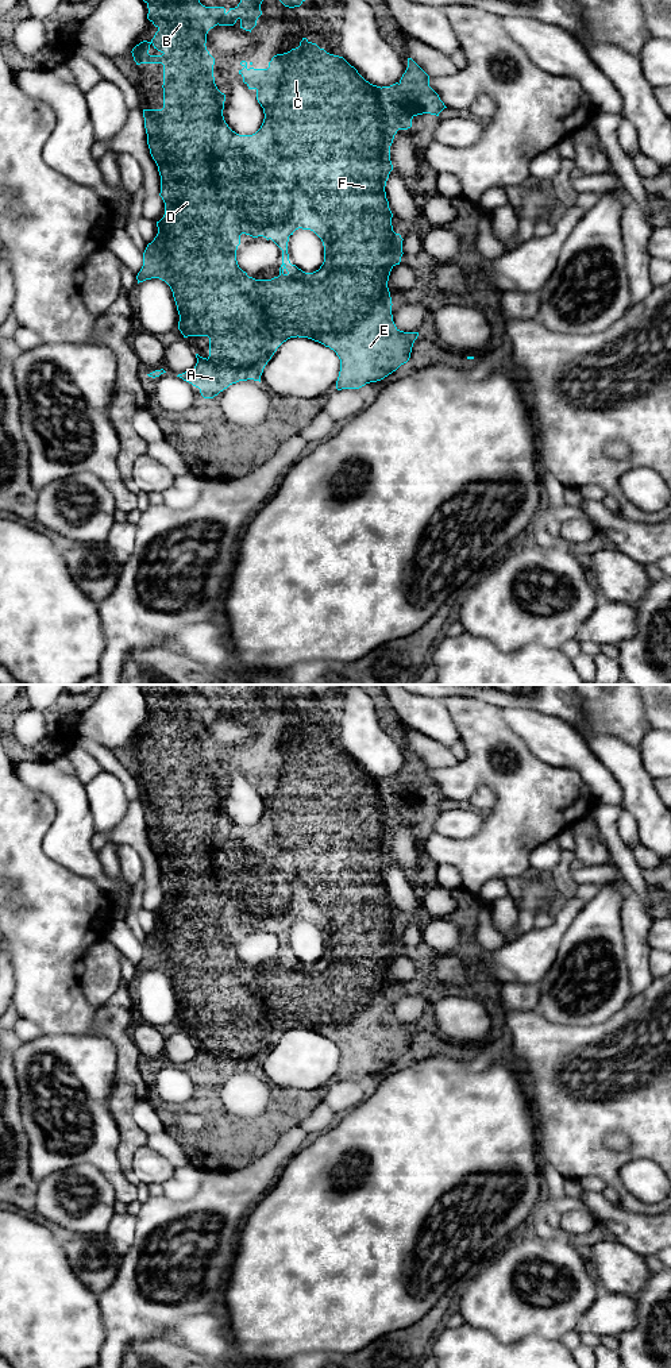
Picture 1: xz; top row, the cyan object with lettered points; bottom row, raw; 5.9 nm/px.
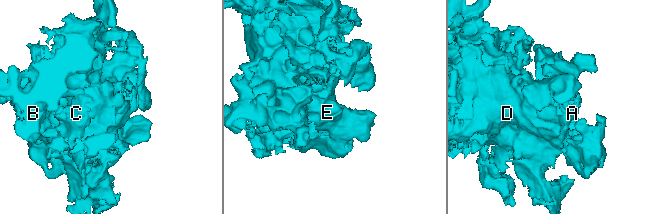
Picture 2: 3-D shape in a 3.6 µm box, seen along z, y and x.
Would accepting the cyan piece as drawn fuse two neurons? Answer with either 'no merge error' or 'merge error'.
no merge error

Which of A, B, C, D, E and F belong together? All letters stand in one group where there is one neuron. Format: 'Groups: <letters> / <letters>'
Groups: A B C D E F

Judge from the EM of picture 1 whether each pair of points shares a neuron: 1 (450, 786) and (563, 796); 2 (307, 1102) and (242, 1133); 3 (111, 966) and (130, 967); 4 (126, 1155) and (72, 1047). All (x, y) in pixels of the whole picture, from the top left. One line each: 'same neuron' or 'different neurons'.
1: same neuron
2: same neuron
3: different neurons
4: different neurons

